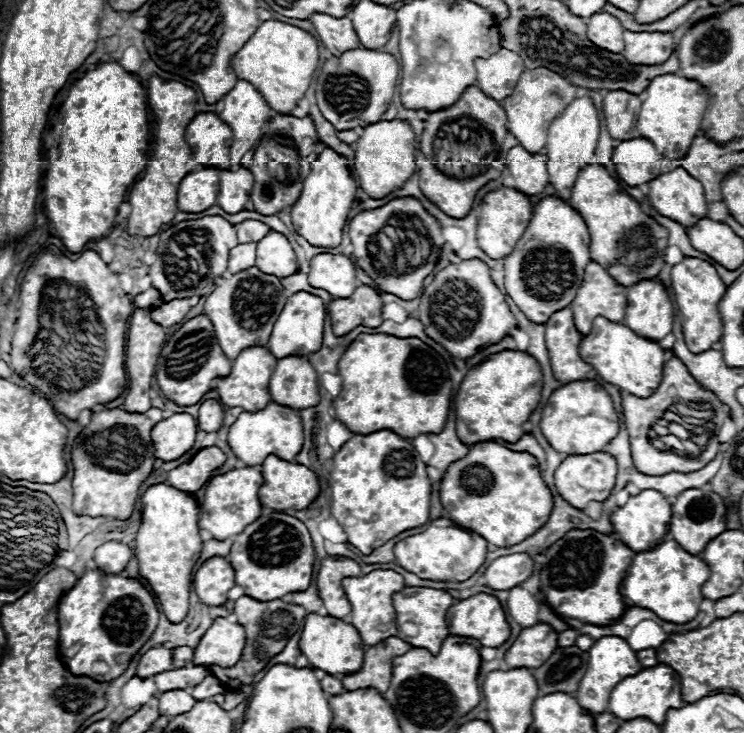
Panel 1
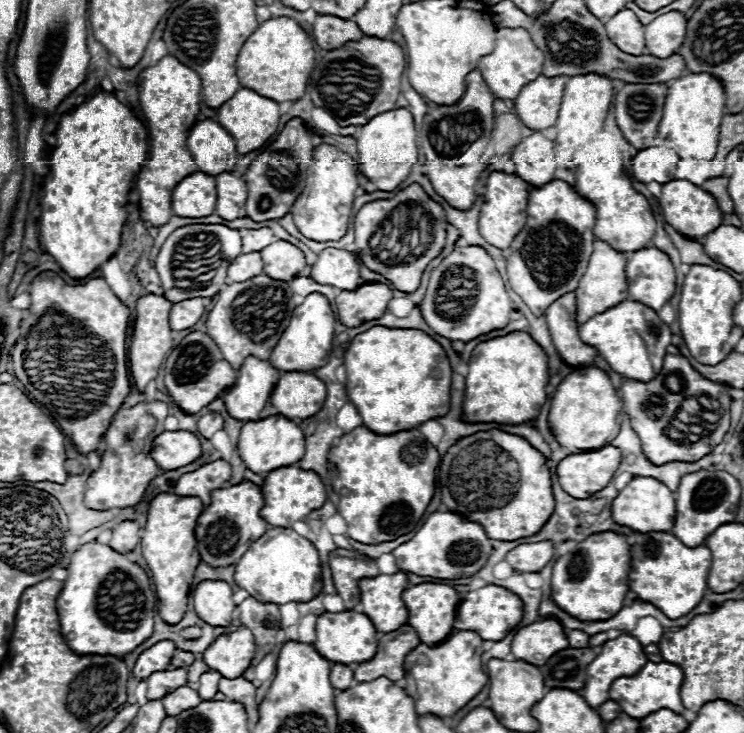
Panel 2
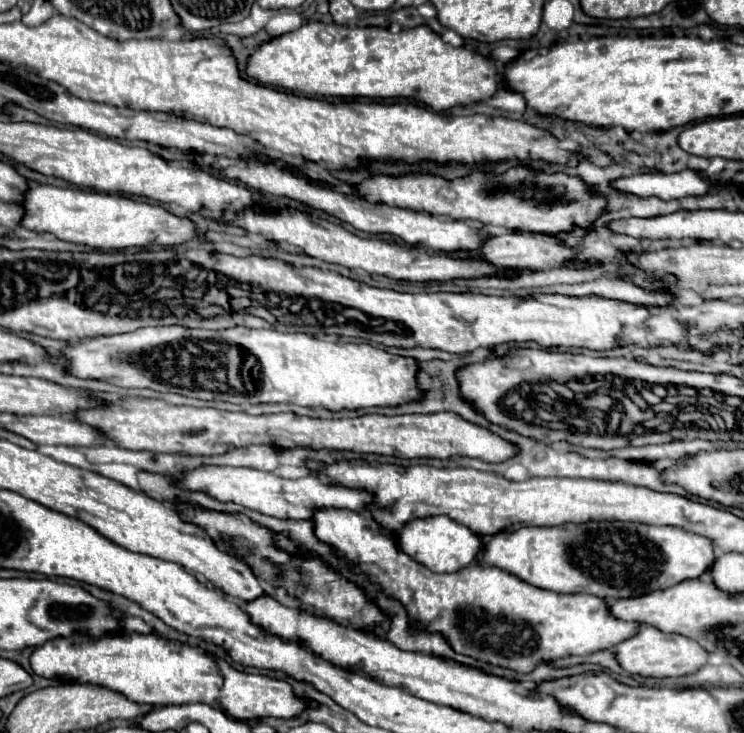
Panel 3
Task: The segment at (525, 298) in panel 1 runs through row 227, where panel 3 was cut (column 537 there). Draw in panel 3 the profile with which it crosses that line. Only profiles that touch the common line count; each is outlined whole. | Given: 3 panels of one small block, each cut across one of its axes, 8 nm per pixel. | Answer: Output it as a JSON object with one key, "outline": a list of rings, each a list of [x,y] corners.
{"outline":[[[588,522],[588,524],[566,524],[566,526],[536,526],[520,528],[516,532],[500,532],[486,540],[486,548],[478,560],[502,568],[524,582],[554,590],[562,594],[594,594],[600,598],[632,598],[654,590],[670,588],[678,582],[700,578],[710,572],[716,562],[712,540],[700,534],[690,534],[676,526],[648,526],[636,522]]]}

